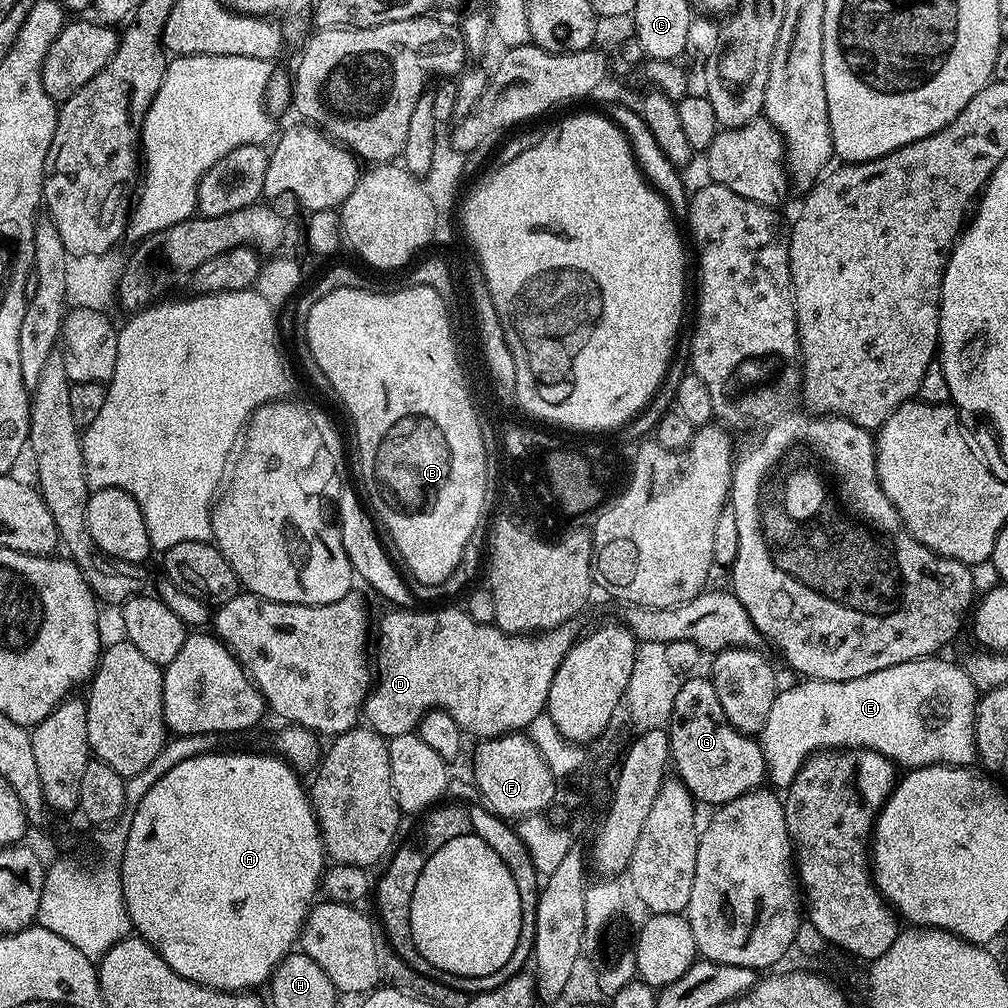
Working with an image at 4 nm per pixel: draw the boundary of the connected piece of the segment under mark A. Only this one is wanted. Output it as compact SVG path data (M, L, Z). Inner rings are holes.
M212 751L179 762L178 766L151 786L134 814L129 837L126 838L124 856L119 860L119 872L125 908L135 935L147 942L170 966L170 970L190 982L217 988L220 992L247 992L256 990L259 984L267 985L272 979L273 970L279 966L280 959L297 947L300 932L304 929L304 919L317 899L318 889L322 884L326 853L312 809L309 789L300 785L301 777L296 769L275 754L263 756L260 752L224 751Z

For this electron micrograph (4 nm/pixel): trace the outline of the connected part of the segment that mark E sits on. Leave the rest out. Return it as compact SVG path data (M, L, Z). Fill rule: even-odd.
M939 655L923 656L921 660L902 662L898 666L890 666L886 670L874 670L874 674L866 674L866 678L850 678L846 682L830 682L829 680L801 679L800 684L792 684L789 688L781 687L774 698L774 706L770 706L770 714L766 714L764 728L758 734L760 749L764 751L764 770L767 781L776 790L787 790L794 782L798 770L815 752L825 750L843 750L846 748L869 748L882 754L893 764L905 769L925 768L931 764L946 764L949 766L968 766L977 759L976 739L974 738L974 718L976 717L976 701L978 691L963 667L951 664L948 660L940 660Z

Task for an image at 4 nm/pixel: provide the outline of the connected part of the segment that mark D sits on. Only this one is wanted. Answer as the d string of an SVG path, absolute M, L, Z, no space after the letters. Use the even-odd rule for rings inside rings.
M440 608L437 612L416 611L388 610L388 613L380 620L380 633L377 636L375 633L374 636L374 683L371 685L368 695L364 697L362 720L367 727L373 728L377 734L385 738L401 736L407 732L415 732L416 725L420 723L423 716L433 710L450 714L450 718L454 718L454 722L458 722L460 731L469 737L498 737L508 733L519 733L521 730L527 729L528 724L534 722L534 718L538 718L545 711L548 695L550 694L550 682L554 682L554 674L558 670L562 658L571 650L572 645L578 639L578 631L576 632L575 628L577 625L572 622L560 624L557 628L551 628L545 632L513 634L497 628L495 623L479 624L474 622L474 618L470 618L467 611L461 609L460 612L456 608Z

